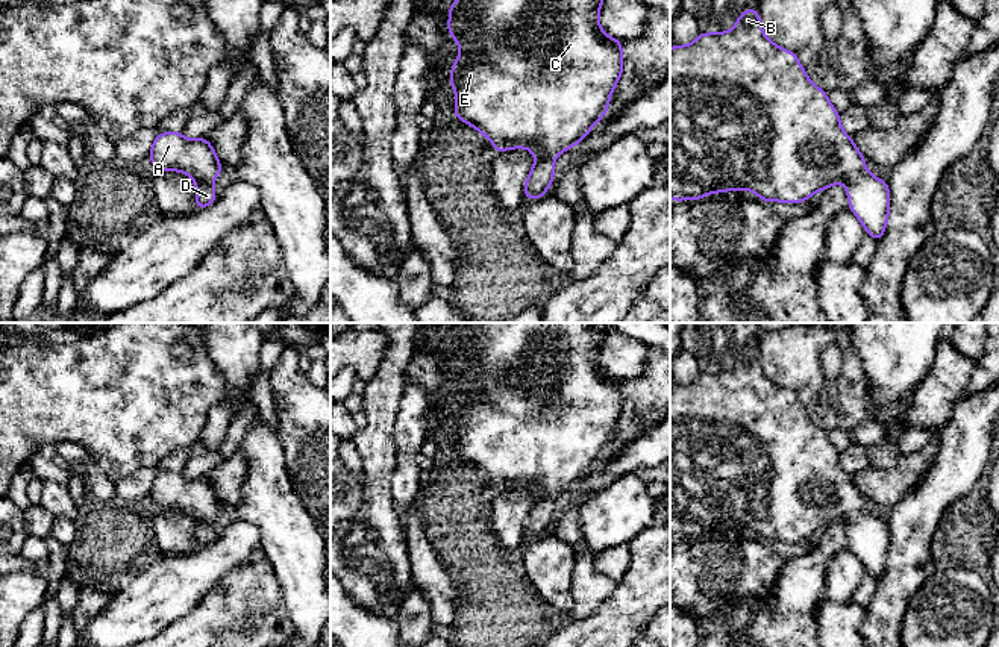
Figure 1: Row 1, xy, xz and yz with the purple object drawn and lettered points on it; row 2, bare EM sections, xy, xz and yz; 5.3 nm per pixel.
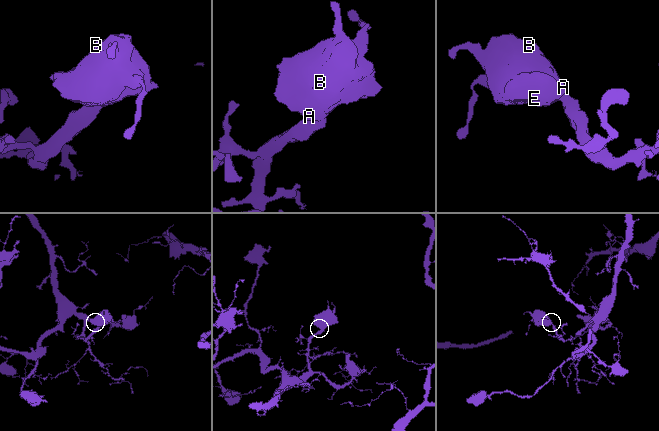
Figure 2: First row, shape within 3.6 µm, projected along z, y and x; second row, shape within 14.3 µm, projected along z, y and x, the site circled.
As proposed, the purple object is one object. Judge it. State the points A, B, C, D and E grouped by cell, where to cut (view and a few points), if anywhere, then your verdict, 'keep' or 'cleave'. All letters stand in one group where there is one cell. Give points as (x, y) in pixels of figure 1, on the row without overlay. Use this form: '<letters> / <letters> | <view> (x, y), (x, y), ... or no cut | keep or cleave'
A B C D E | no cut | keep

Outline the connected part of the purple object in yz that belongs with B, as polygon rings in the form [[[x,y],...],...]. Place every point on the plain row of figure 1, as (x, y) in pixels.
[[[756,347],[744,349],[732,370],[702,371],[690,385],[670,388],[670,538],[702,539],[706,533],[747,529],[758,538],[785,542],[808,541],[817,530],[844,523],[849,549],[864,570],[879,582],[890,552],[887,520],[864,508],[866,497],[853,479],[846,474],[840,453],[831,444],[828,432],[816,426],[797,395],[770,380],[761,367]]]

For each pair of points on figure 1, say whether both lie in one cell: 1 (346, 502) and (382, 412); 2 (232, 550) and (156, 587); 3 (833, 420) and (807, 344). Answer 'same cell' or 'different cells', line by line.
1: different cells
2: same cell
3: same cell

